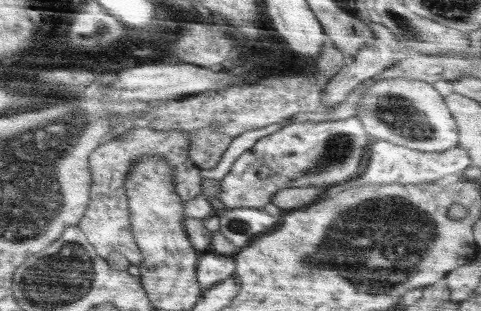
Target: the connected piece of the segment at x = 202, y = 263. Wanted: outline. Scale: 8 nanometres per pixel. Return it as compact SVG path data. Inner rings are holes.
M211 251L198 256L196 276L202 293L235 274L235 257Z

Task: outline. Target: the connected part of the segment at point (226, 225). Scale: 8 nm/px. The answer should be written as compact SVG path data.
M257 208L226 210L218 214L220 232L239 249L248 245L256 236L264 234L272 226L277 226L280 218Z

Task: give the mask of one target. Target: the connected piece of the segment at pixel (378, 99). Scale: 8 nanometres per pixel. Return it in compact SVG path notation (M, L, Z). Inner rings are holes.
M386 80L366 90L362 102L356 110L362 125L375 139L388 141L412 150L422 152L444 152L458 144L458 127L442 95L438 94L432 84L418 80Z

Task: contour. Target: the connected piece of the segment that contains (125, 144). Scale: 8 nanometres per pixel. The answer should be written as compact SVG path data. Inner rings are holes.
M141 125L118 138L102 142L90 153L90 157L88 157L88 170L90 170L90 178L92 178L90 200L84 216L77 225L82 229L100 258L105 259L109 254L120 252L131 264L139 265L142 262L142 253L136 244L134 233L130 230L130 207L128 207L128 197L124 186L128 172L134 168L134 162L138 162L140 158L158 156L162 160L168 160L170 170L172 170L174 188L176 188L176 194L180 196L180 200L190 200L200 193L201 168L194 165L188 156L190 138L186 134L178 134L178 132L182 132L182 130L160 132L160 130L152 130L148 126Z

